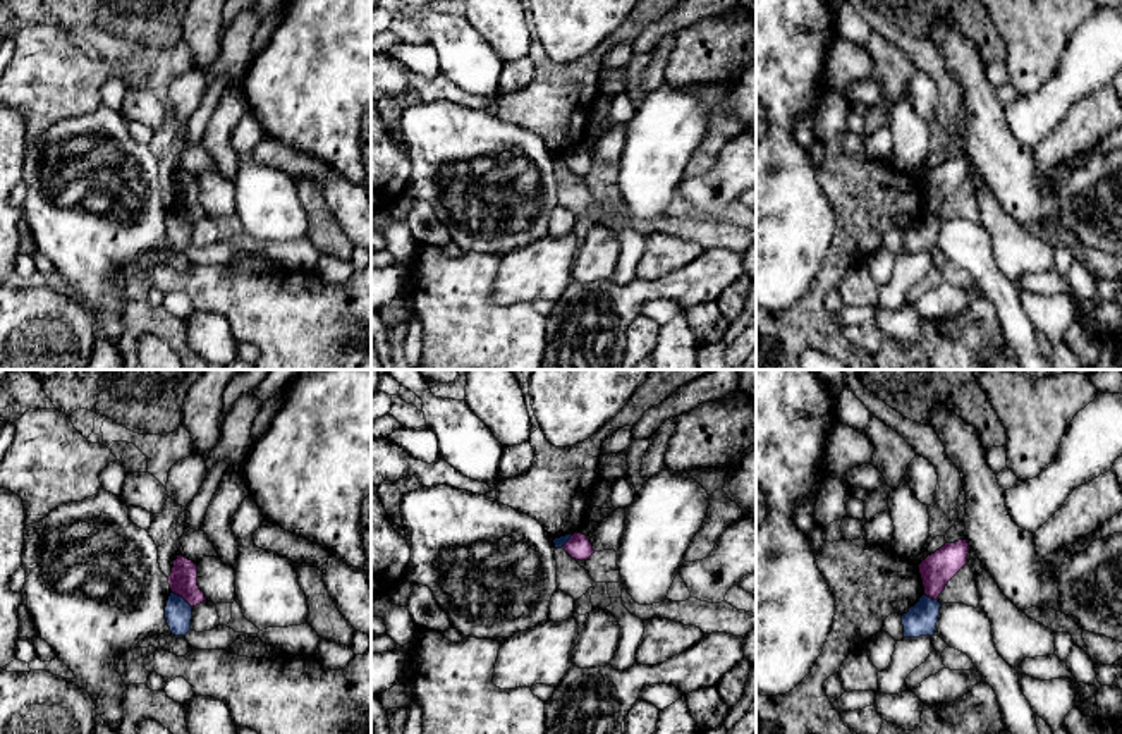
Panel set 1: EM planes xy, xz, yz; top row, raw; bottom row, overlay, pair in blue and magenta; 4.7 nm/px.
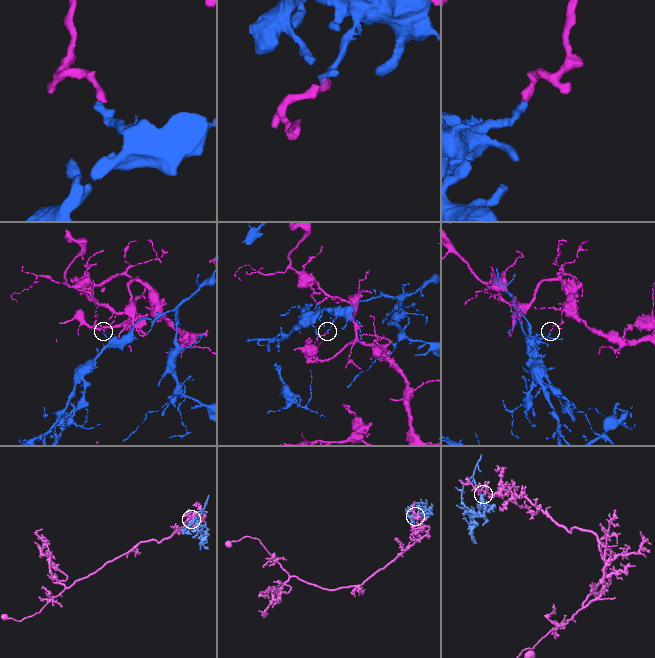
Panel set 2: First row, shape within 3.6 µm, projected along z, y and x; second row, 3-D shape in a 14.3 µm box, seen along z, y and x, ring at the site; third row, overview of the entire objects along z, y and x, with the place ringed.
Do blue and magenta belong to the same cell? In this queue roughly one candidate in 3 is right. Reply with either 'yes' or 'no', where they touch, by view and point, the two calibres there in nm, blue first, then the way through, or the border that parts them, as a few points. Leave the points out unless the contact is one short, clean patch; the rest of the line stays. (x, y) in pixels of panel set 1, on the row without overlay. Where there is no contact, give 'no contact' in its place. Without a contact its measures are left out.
no | xy (182, 214) | 130/140 nm | along xy (172, 207), (191, 222)

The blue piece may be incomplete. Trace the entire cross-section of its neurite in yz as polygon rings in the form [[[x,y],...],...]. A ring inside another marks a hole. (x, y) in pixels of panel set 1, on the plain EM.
[[[926,210],[902,230],[904,253],[935,251],[942,218]]]

